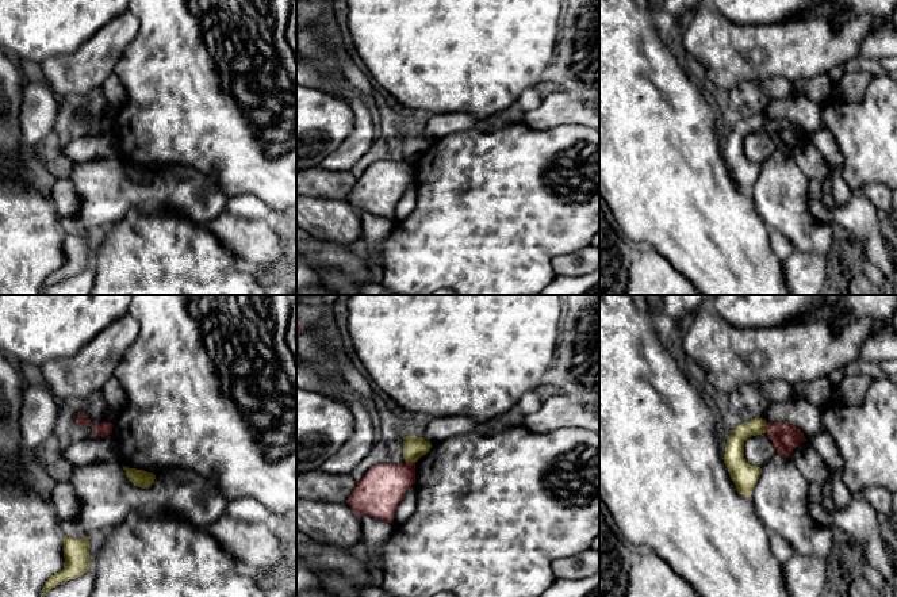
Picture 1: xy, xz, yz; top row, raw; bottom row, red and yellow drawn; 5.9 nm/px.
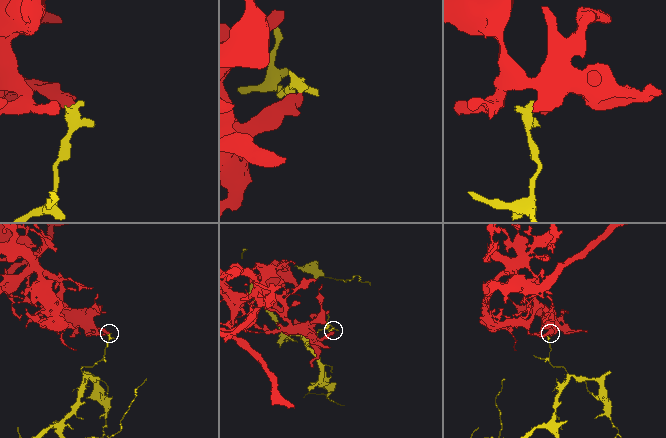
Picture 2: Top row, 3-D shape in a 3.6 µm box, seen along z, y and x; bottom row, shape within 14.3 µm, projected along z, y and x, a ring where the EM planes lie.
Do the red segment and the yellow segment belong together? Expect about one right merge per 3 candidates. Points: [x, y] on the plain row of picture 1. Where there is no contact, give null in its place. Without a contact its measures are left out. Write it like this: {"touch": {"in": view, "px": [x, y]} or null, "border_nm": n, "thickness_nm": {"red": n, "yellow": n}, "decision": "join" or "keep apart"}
{"touch": {"in": "yz", "px": [766, 125]}, "border_nm": 60, "thickness_nm": {"red": 170, "yellow": 120}, "decision": "keep apart"}

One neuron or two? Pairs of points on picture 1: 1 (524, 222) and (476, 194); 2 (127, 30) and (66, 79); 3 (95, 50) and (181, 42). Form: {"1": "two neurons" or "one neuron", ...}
{"1": "one neuron", "2": "one neuron", "3": "two neurons"}

